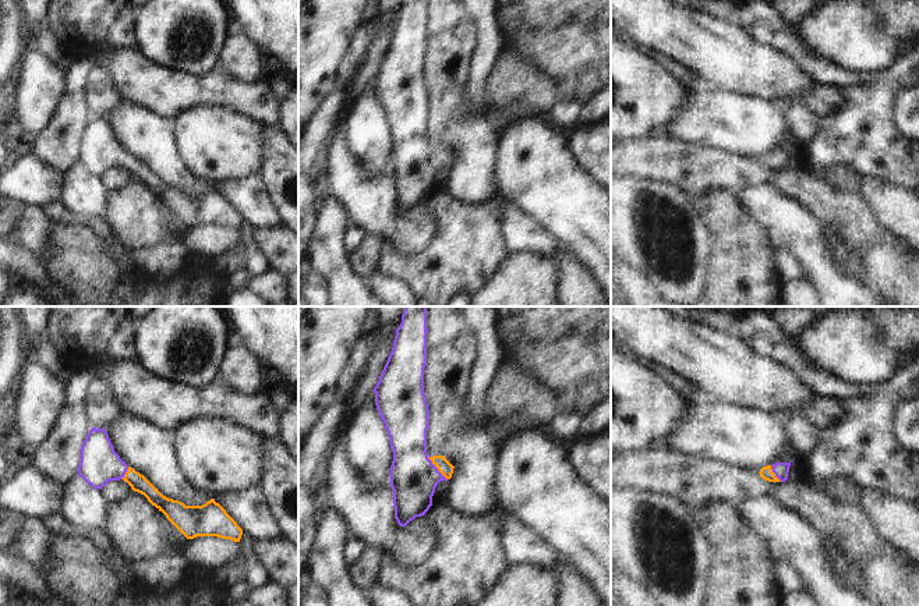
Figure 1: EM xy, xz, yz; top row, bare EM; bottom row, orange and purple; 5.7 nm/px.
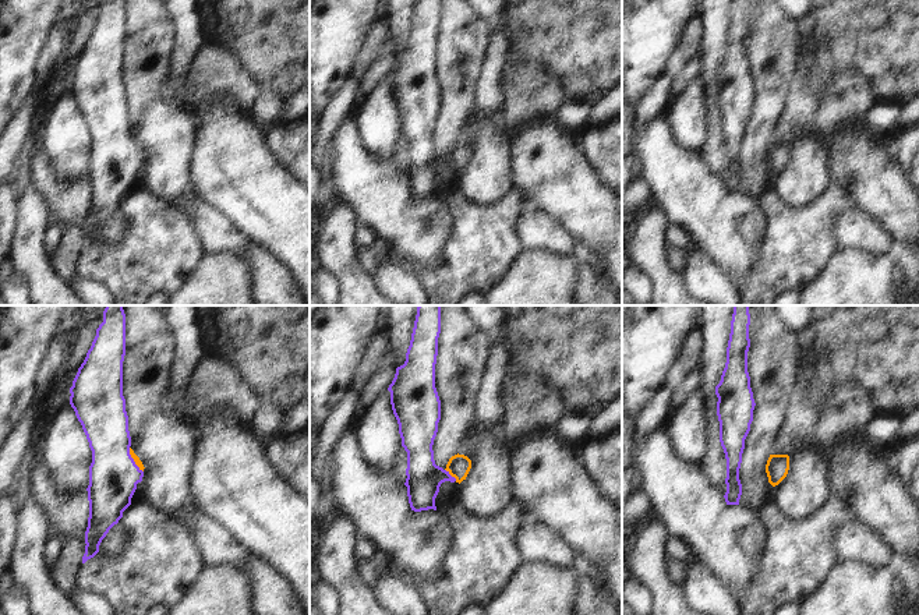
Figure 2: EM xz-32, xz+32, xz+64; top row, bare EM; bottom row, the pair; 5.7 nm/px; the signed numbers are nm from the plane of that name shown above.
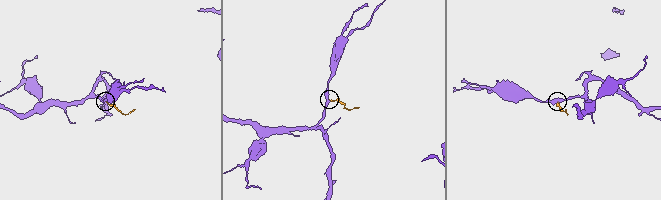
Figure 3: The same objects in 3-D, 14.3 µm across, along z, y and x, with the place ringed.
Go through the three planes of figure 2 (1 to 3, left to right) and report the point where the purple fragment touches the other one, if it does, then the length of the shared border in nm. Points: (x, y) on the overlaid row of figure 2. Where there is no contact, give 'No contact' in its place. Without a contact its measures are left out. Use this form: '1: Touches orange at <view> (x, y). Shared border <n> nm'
1: Touches orange at xz-32 (134, 460). Shared border 170 nm
2: Touches orange at xz+32 (451, 474). Shared border 100 nm
3: No contact.

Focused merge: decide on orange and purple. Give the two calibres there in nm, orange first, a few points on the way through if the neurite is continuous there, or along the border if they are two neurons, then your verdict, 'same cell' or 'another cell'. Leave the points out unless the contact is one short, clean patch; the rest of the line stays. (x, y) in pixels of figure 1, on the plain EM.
80 nm thick on the orange side, 280 nm on the other; runs through xz (439, 149), (437, 155), (413, 165); same cell

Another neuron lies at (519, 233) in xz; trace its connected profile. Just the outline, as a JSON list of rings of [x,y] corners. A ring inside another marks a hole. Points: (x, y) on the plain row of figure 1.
[[[501,205],[496,209],[498,233],[505,242],[508,255],[531,252],[549,256],[562,249],[559,241],[545,233],[531,217],[519,212],[512,205]]]

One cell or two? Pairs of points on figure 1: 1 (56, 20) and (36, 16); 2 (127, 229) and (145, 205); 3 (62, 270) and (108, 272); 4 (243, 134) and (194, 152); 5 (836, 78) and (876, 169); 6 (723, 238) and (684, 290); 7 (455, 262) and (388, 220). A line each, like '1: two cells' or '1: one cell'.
1: two cells
2: one cell
3: one cell
4: one cell
5: two cells
6: two cells
7: two cells

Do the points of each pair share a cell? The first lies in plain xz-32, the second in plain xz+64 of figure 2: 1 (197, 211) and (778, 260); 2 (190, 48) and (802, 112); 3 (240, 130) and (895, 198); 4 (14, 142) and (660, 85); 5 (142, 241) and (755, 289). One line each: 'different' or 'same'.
1: different
2: same
3: same
4: same
5: same

